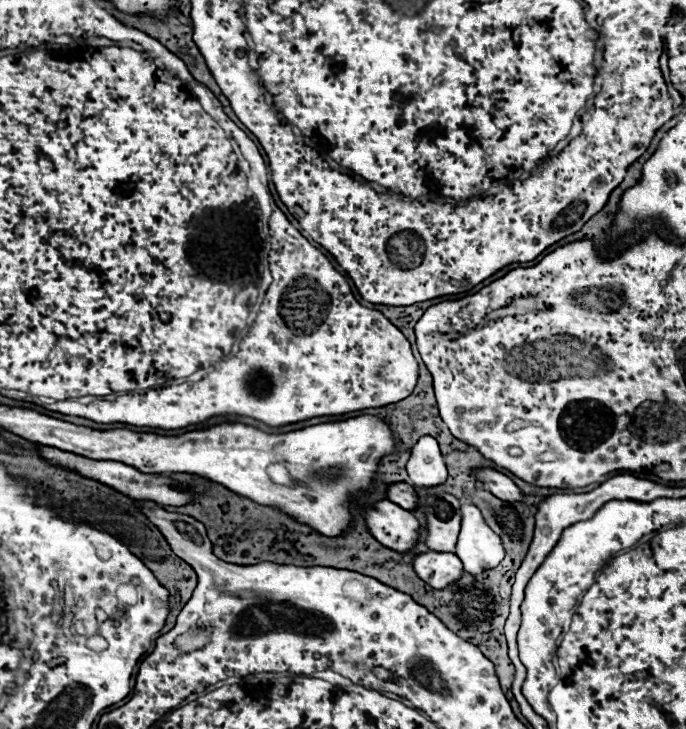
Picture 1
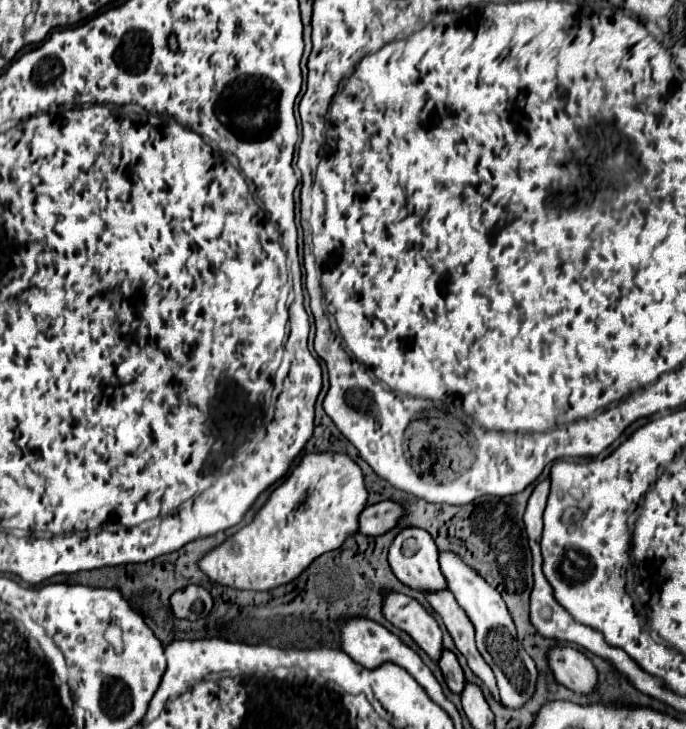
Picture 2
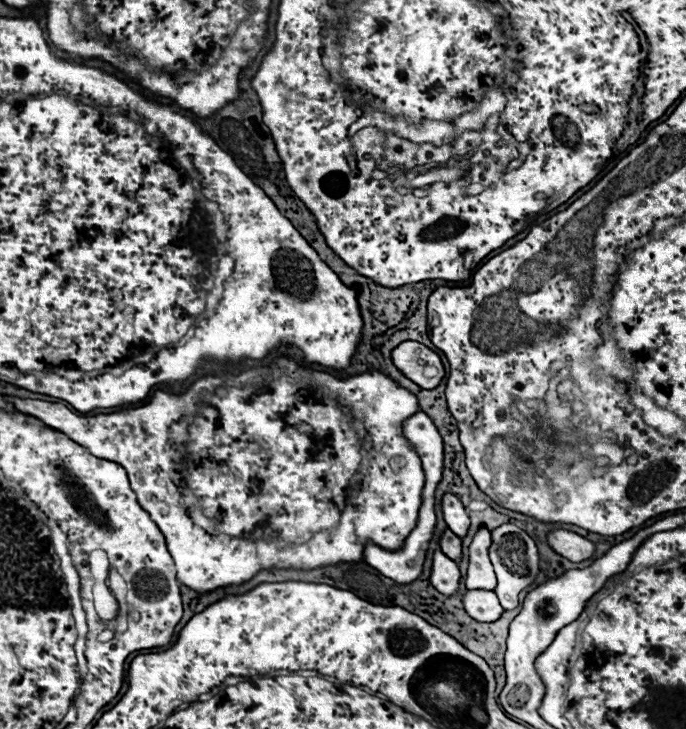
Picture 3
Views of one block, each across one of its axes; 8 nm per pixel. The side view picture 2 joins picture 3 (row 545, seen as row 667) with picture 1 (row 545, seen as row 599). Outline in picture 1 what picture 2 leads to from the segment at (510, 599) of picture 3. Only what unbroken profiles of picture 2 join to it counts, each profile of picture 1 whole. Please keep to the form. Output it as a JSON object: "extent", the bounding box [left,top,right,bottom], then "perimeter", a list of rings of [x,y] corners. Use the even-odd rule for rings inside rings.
{"extent":[456,502,504,574],"perimeter":[[[464,502],[460,506],[460,514],[462,528],[456,540],[456,554],[462,560],[464,570],[476,574],[500,564],[504,558],[502,540],[488,528],[480,510],[474,504]]]}

